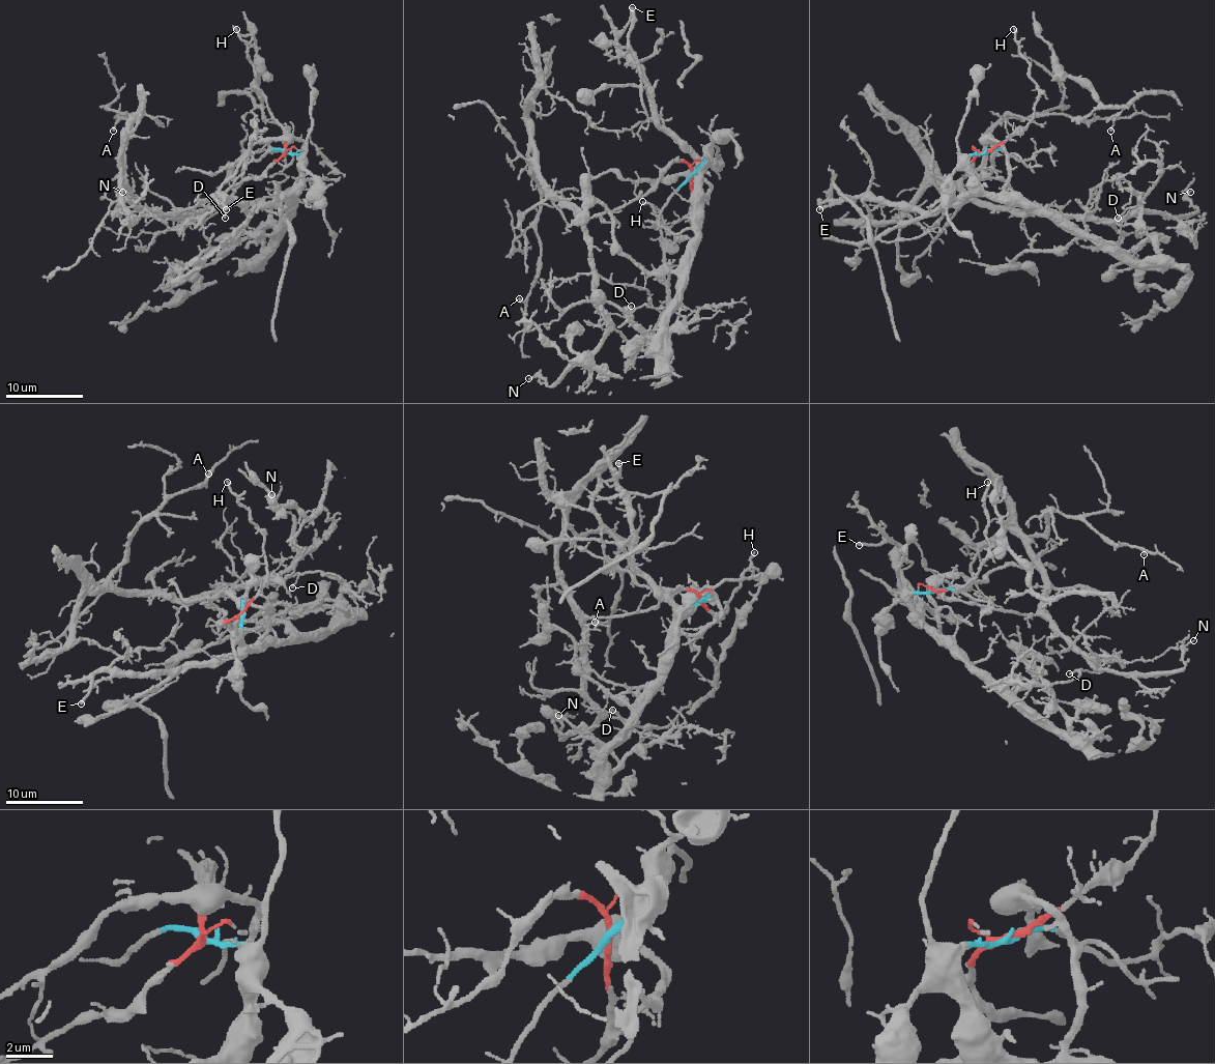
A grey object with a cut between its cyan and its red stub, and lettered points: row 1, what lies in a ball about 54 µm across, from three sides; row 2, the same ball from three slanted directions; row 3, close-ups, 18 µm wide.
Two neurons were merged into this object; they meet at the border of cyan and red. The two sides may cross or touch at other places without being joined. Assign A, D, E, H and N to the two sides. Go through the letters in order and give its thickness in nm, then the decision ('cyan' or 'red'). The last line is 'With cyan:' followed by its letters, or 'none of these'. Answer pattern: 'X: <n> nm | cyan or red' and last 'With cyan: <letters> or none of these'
A: 140 nm | red
D: 120 nm | cyan
E: 300 nm | cyan
H: 160 nm | red
N: 110 nm | red
With cyan: D, E

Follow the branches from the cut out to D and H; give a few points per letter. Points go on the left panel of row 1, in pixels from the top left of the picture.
D: (284, 152), (299, 157), (296, 206), (261, 260), (261, 233), (272, 199), (236, 202), (225, 208), (225, 218)
H: (284, 152), (286, 131), (270, 112), (259, 88), (246, 42), (236, 28)

